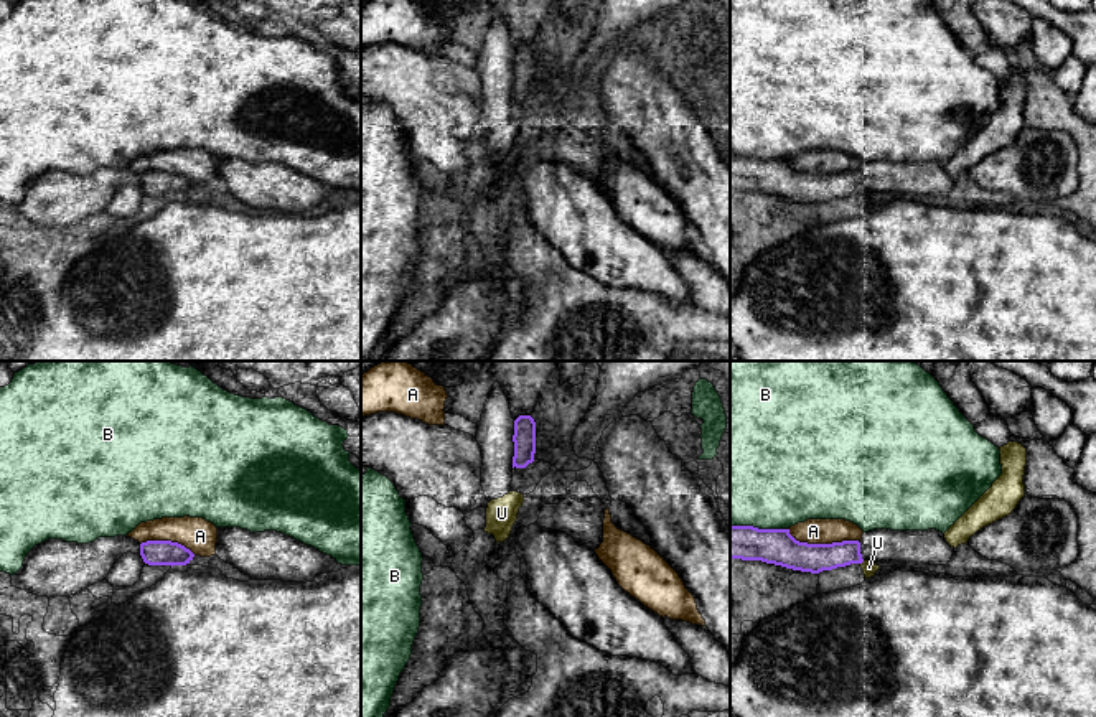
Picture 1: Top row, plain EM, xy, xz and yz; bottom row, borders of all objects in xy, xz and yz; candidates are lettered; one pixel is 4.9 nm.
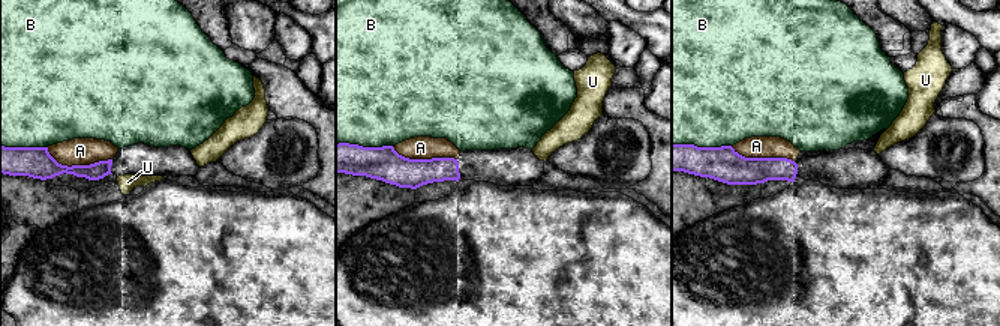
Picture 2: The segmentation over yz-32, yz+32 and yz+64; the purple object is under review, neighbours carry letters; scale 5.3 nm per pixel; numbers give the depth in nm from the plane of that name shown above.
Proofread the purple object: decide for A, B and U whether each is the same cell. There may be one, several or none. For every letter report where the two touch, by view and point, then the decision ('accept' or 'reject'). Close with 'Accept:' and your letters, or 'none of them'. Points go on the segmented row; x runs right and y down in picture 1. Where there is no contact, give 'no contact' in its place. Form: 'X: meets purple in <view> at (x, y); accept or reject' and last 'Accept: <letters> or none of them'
A: meets purple in yz at (821, 544); reject
B: meets purple in yz at (757, 528); reject
U: no contact; reject
Accept: none of them

